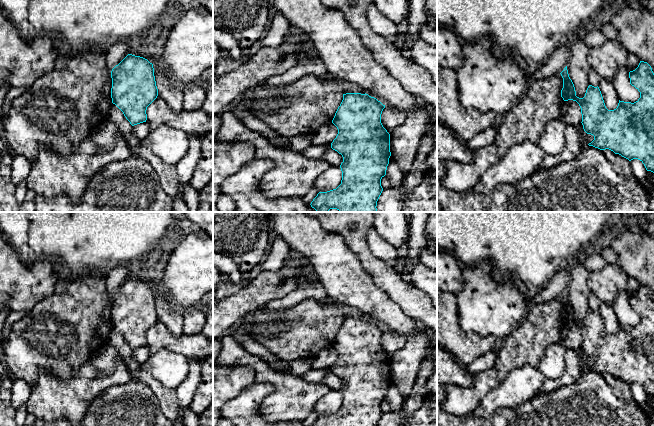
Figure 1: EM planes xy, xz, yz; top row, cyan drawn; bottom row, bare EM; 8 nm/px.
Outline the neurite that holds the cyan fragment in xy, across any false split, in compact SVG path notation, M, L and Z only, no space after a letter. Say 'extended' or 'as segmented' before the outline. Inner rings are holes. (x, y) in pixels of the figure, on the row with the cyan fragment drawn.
as segmented; M128 54L111 71L111 98L132 126L146 122L147 107L157 98L153 64Z

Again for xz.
as segmented; M346 93L338 107L332 123L337 127L338 134L331 143L331 148L343 157L340 165L342 171L341 184L333 190L319 192L311 202L311 207L317 212L328 212L330 209L337 209L340 212L377 212L377 201L383 191L381 179L386 175L389 164L390 134L381 123L381 114L385 105L368 94Z

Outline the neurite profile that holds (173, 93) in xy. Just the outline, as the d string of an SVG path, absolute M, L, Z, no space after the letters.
M153 65L158 95L164 98L175 112L182 112L184 87L174 83L159 65Z

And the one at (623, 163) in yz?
M605 149L603 150L603 153L605 155L605 157L613 164L618 165L624 176L626 177L631 177L633 176L633 172L631 170L631 164L630 161L624 157L622 157L619 154L615 154L613 151L609 150L609 149Z

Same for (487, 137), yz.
M495 124L467 141L466 145L471 151L476 152L483 147L493 144L496 140L496 135L497 125Z

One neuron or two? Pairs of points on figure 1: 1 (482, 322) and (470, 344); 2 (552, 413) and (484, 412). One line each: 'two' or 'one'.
1: two
2: two

